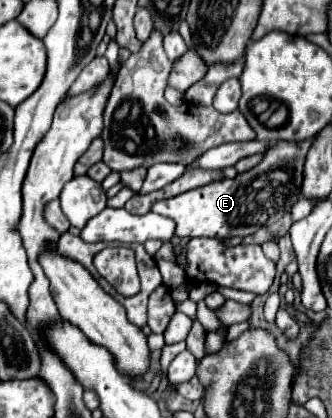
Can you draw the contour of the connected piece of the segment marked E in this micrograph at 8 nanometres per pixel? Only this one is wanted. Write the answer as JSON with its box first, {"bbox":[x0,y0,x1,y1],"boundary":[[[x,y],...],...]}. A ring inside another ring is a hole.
{"bbox":[152,139,312,239],"boundary":[[[306,139],[302,143],[274,141],[272,145],[268,145],[266,153],[262,153],[262,161],[254,169],[238,173],[234,179],[220,179],[210,185],[186,191],[178,197],[158,201],[152,205],[152,211],[174,219],[178,237],[228,239],[256,233],[260,227],[266,227],[274,219],[274,215],[276,221],[280,221],[298,201],[304,179],[304,159],[310,145],[312,139]]]}

